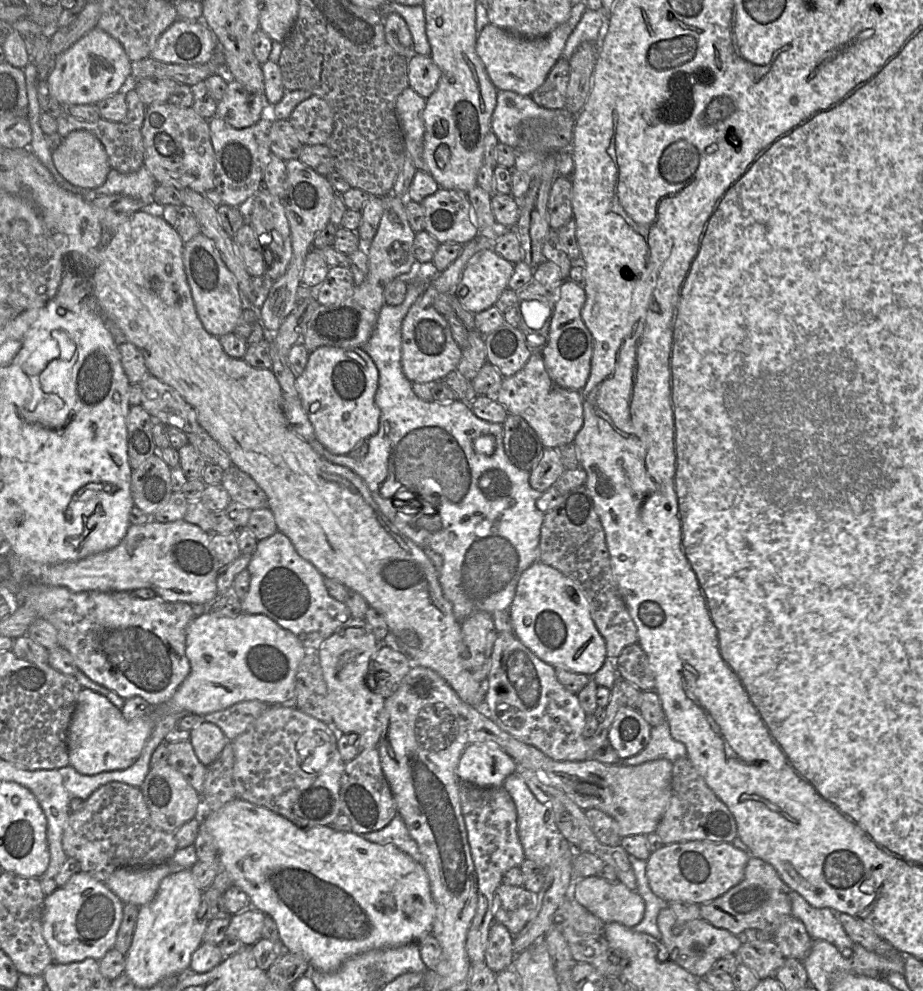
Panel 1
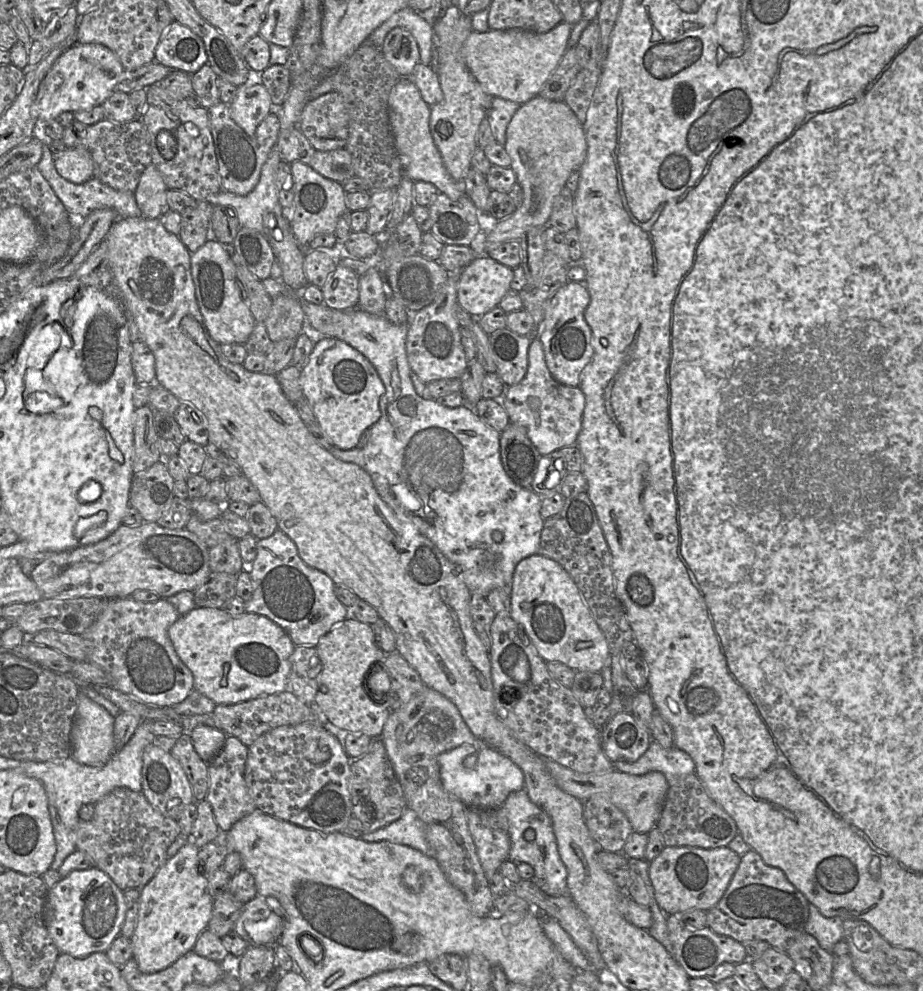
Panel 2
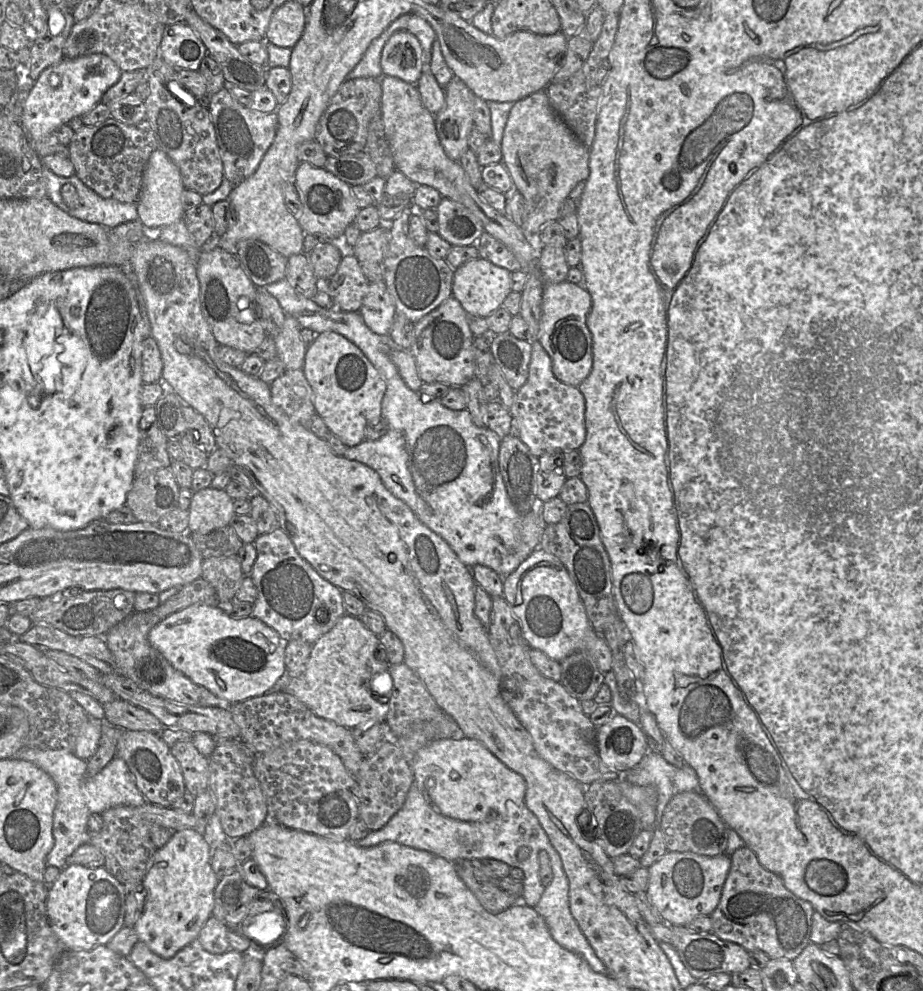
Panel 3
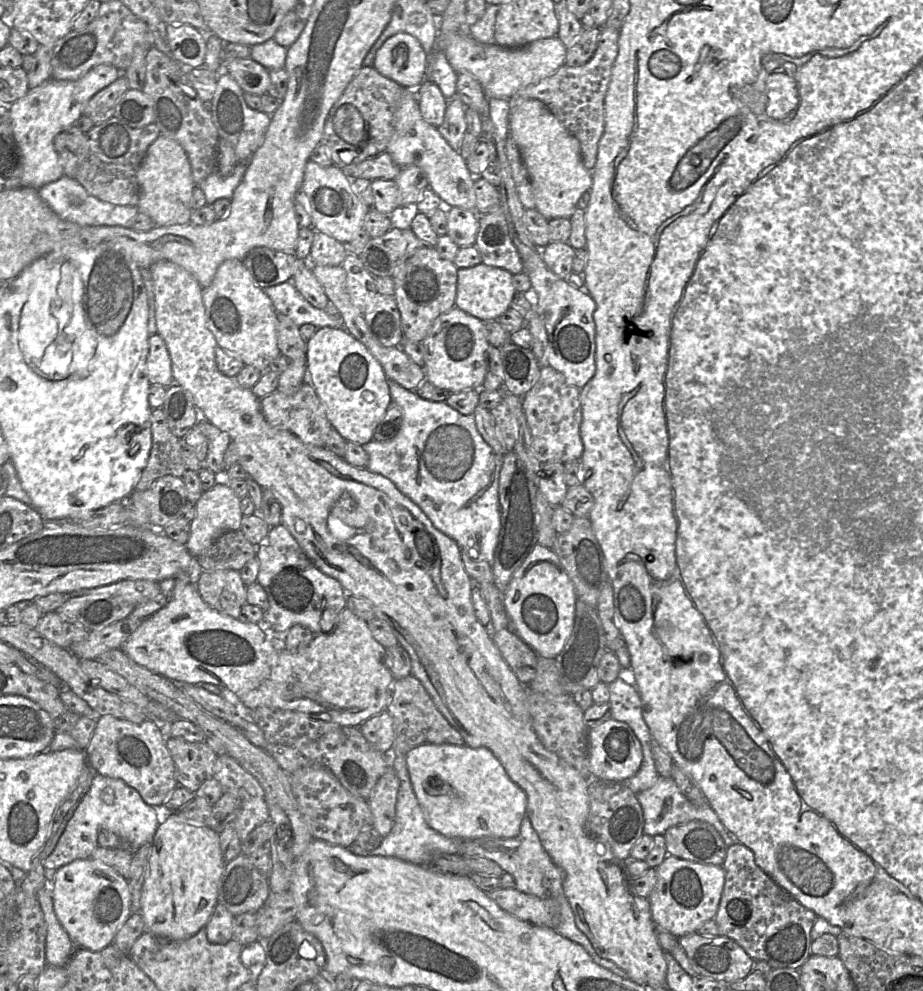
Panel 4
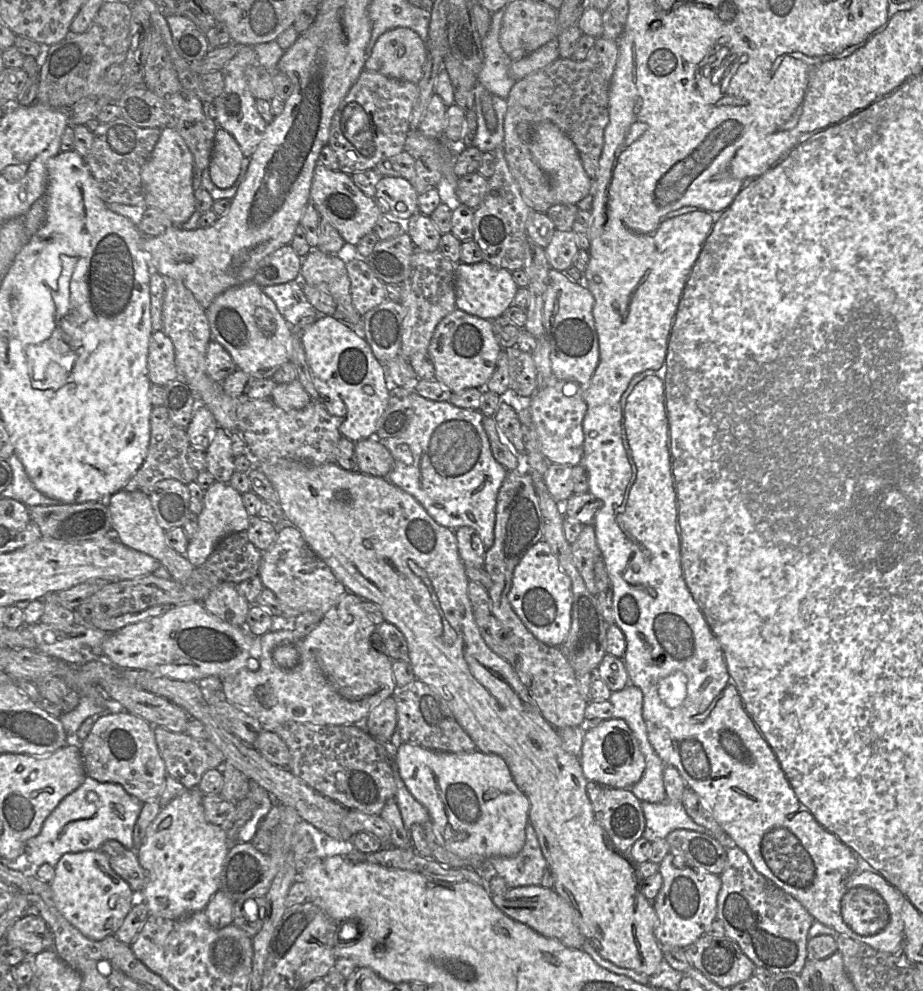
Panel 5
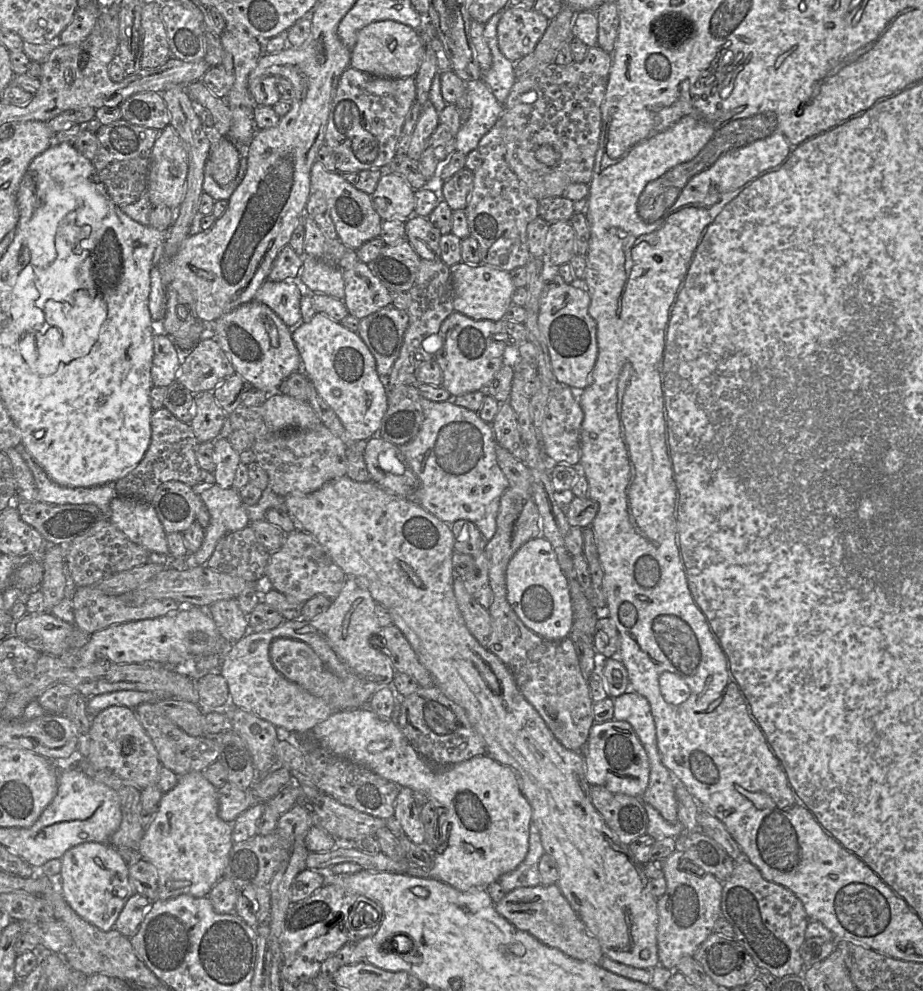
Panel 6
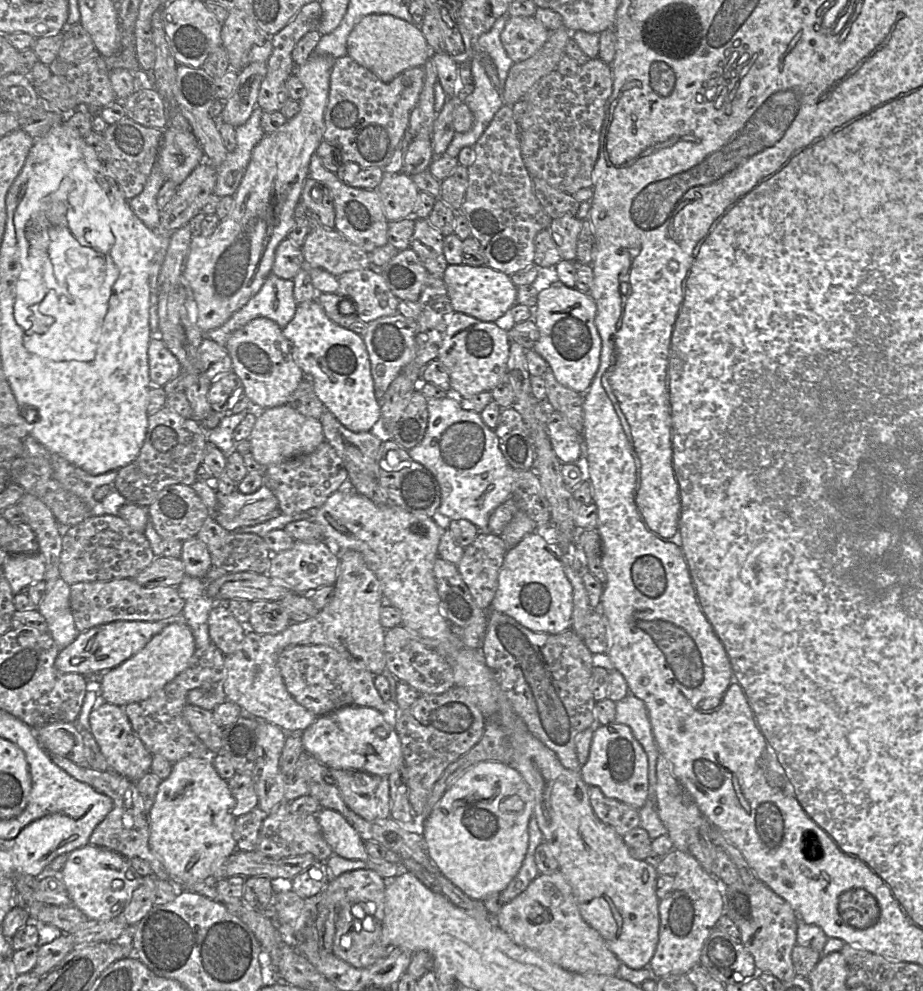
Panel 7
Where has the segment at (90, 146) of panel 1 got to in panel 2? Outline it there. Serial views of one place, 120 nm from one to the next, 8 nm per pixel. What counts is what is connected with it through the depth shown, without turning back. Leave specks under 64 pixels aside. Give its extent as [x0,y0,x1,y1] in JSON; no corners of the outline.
[54,148,94,184]

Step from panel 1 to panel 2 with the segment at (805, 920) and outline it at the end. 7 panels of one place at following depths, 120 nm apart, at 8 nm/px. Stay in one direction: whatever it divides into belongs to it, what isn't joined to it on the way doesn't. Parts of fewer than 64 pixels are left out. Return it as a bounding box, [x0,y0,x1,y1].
[805,903,843,952]

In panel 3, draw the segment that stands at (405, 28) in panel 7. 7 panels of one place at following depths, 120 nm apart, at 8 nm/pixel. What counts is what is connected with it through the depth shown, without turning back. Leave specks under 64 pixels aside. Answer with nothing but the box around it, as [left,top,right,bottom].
[380,30,426,84]

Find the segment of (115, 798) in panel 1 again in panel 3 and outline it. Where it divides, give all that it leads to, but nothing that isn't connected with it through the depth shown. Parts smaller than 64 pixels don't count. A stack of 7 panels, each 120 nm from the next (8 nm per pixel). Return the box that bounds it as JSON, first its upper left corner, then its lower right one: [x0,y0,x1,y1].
[89,802,197,884]

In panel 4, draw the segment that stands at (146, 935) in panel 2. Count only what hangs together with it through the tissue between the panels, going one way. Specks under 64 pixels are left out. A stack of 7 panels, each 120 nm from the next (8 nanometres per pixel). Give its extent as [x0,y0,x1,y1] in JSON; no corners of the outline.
[140,812,225,941]

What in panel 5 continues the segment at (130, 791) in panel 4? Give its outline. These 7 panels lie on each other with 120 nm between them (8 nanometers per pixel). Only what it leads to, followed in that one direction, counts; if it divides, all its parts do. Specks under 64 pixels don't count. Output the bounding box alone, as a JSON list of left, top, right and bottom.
[22,776,142,870]

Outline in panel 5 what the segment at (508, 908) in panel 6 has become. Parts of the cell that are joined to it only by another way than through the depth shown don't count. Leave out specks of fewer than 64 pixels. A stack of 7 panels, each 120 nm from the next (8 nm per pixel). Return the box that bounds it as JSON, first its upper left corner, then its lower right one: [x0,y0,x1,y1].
[492,885,587,949]

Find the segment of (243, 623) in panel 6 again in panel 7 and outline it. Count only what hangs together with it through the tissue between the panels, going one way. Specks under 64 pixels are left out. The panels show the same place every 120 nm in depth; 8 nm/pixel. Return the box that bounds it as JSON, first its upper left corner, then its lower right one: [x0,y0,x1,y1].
[208,603,246,655]

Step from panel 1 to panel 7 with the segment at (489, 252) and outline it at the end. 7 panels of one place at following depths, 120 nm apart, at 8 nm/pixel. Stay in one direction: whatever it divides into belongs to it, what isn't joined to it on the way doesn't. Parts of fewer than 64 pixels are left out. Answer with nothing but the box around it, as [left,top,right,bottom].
[443,264,517,322]

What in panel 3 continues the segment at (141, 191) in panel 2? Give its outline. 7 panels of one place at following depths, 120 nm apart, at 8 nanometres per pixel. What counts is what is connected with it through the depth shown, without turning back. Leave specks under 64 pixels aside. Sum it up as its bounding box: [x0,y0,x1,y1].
[136,149,185,232]

